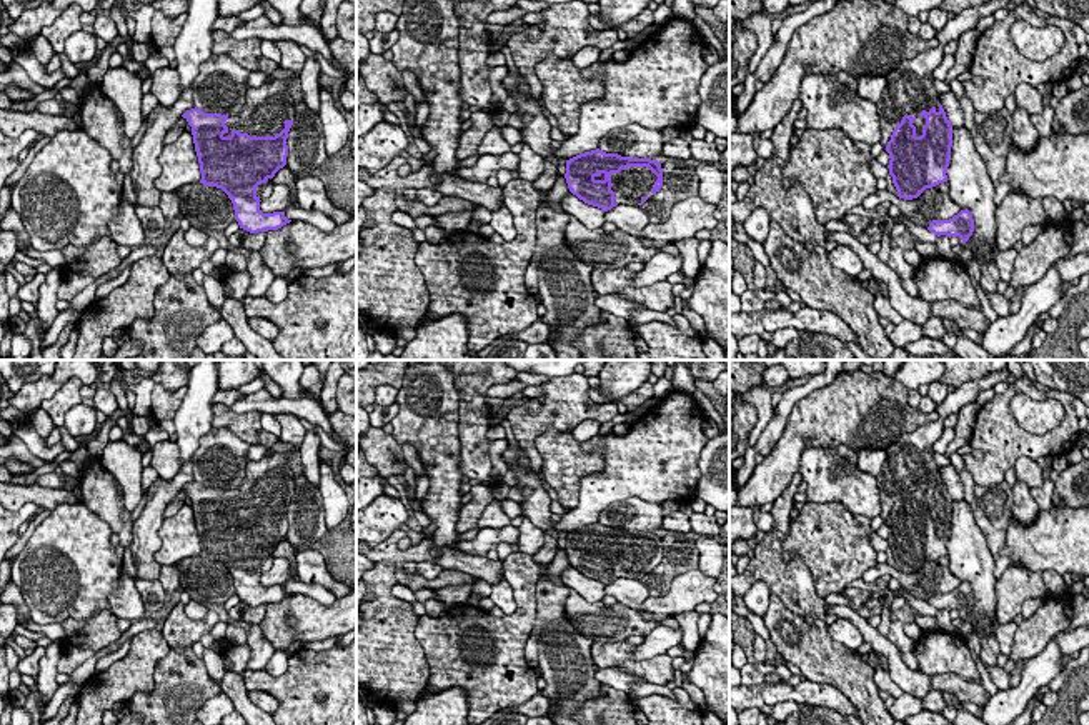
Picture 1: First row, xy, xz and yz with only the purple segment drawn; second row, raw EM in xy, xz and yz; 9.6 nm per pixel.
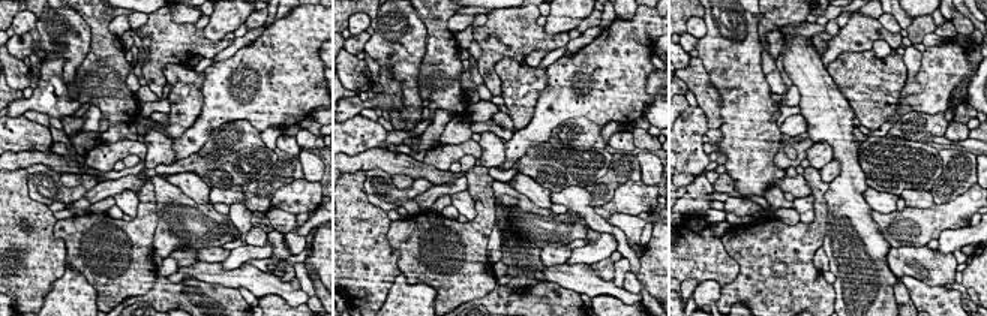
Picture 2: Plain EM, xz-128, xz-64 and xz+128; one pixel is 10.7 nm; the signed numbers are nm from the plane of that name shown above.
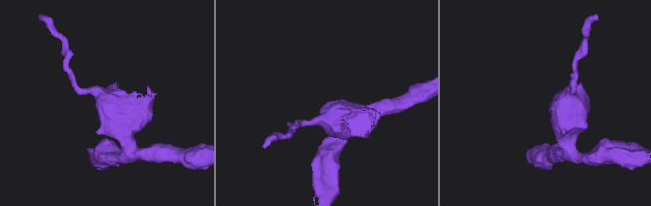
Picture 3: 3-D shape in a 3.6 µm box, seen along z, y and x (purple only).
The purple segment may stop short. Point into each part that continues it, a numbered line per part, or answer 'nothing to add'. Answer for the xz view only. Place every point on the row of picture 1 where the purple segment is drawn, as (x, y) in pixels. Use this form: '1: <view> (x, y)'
1: xz (630, 185)

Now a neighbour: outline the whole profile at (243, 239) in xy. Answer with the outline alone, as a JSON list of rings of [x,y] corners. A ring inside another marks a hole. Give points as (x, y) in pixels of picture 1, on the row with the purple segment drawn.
[[[238,228],[231,237],[230,243],[233,247],[241,247],[251,252],[260,252],[266,238],[266,232],[250,233],[243,228]]]

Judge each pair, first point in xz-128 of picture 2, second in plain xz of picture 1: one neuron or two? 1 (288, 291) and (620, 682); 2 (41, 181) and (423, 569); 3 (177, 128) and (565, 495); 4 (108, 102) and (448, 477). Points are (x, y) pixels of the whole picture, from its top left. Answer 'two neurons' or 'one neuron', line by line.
1: one neuron
2: two neurons
3: one neuron
4: two neurons

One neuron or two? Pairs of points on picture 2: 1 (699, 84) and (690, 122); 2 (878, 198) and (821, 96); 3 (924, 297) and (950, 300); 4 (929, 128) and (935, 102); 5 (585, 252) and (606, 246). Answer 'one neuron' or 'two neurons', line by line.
1: two neurons
2: two neurons
3: one neuron
4: two neurons
5: one neuron

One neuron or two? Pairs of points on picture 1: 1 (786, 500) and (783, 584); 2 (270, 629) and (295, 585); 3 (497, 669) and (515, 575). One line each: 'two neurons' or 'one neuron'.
1: one neuron
2: two neurons
3: one neuron

